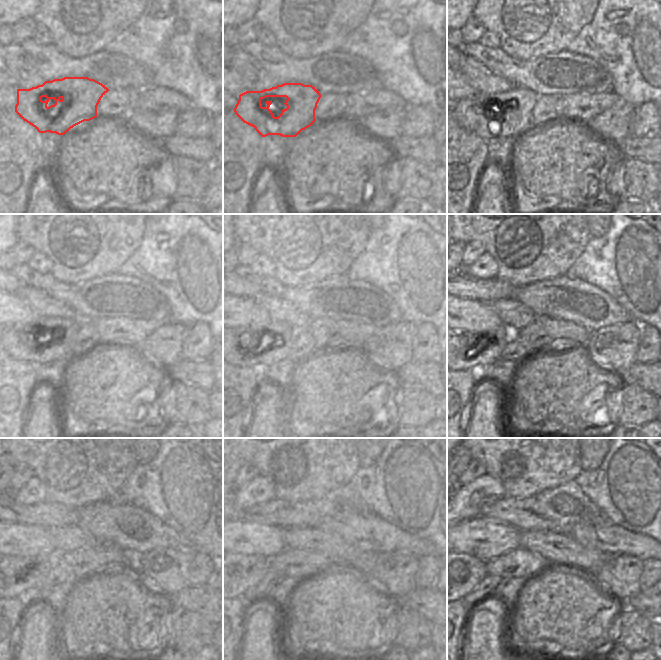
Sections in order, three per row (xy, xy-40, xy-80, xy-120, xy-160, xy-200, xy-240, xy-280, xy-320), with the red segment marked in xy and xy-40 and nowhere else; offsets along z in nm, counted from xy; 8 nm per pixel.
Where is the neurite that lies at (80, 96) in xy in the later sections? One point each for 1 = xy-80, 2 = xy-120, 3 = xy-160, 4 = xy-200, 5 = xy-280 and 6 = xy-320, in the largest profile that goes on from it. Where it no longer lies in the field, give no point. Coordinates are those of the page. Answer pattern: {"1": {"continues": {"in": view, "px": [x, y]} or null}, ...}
{"1": {"continues": {"in": "xy-80", "px": [483, 121]}}, "2": {"continues": {"in": "xy-120", "px": [35, 347]}}, "3": {"continues": {"in": "xy-160", "px": [243, 349]}}, "4": {"continues": {"in": "xy-200", "px": [467, 351]}}, "5": {"continues": {"in": "xy-280", "px": [243, 572]}}, "6": {"continues": {"in": "xy-320", "px": [467, 572]}}}

